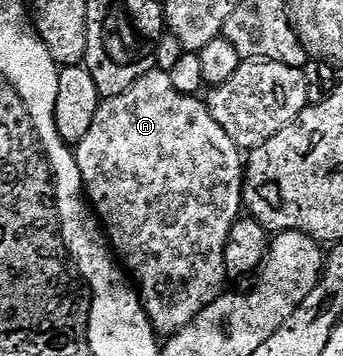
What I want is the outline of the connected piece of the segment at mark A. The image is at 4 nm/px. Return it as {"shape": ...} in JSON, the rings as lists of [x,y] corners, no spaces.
{"shape":[[[158,69],[151,70],[145,76],[137,79],[125,92],[121,92],[112,98],[103,98],[97,108],[97,116],[93,116],[93,128],[89,128],[89,132],[85,132],[83,139],[74,147],[75,159],[83,177],[85,197],[101,223],[112,251],[118,255],[122,265],[132,275],[135,273],[139,277],[137,290],[141,295],[143,309],[146,311],[153,329],[161,336],[170,336],[188,327],[207,305],[211,305],[218,298],[223,297],[225,293],[223,285],[229,282],[226,270],[227,241],[229,240],[230,230],[241,217],[241,211],[245,206],[243,200],[244,155],[241,153],[239,145],[227,135],[225,128],[213,118],[206,101],[200,100],[198,102],[199,100],[198,97],[179,92],[173,86],[170,73]]]}

